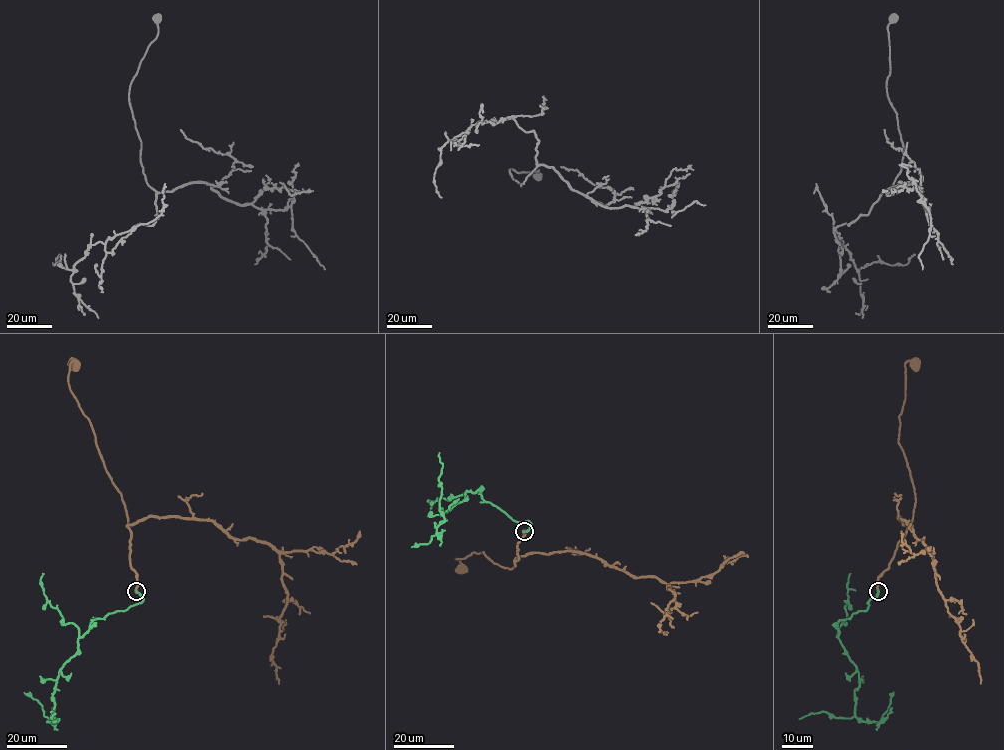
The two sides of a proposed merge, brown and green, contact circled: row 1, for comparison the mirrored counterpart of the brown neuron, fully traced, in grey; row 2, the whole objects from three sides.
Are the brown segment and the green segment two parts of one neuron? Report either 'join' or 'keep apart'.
join

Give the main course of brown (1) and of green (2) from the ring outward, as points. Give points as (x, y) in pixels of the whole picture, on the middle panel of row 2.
1: (524, 532), (517, 547), (518, 559), (512, 569), (494, 563), (483, 552), (456, 559), (462, 569)
2: (524, 532), (528, 521), (466, 492), (440, 509), (431, 540), (411, 547)

